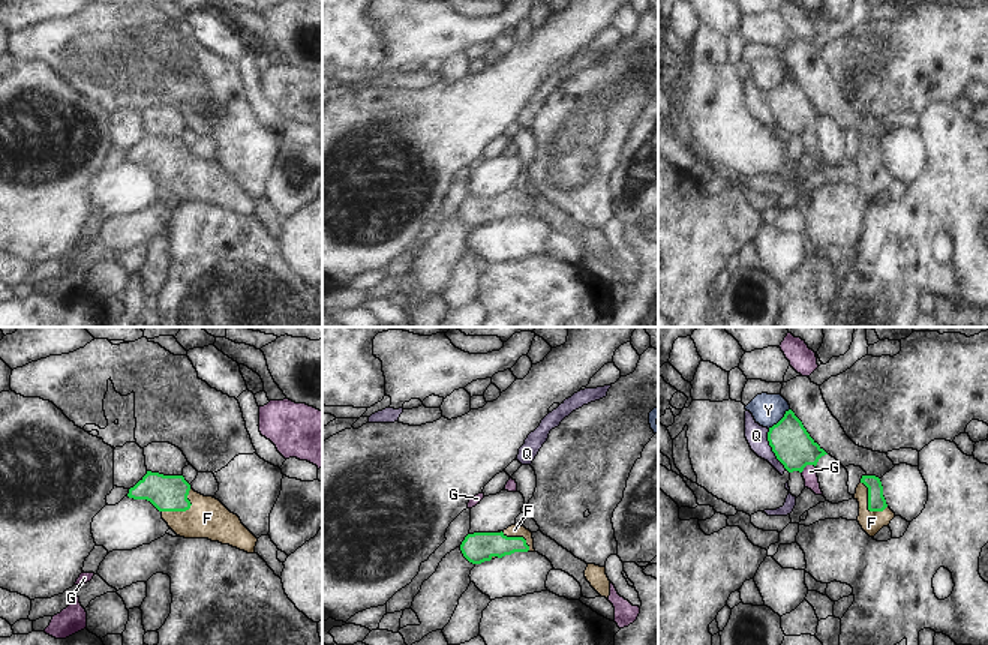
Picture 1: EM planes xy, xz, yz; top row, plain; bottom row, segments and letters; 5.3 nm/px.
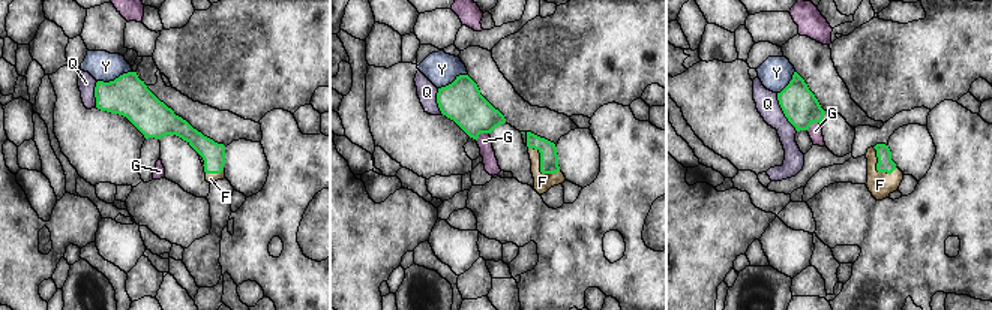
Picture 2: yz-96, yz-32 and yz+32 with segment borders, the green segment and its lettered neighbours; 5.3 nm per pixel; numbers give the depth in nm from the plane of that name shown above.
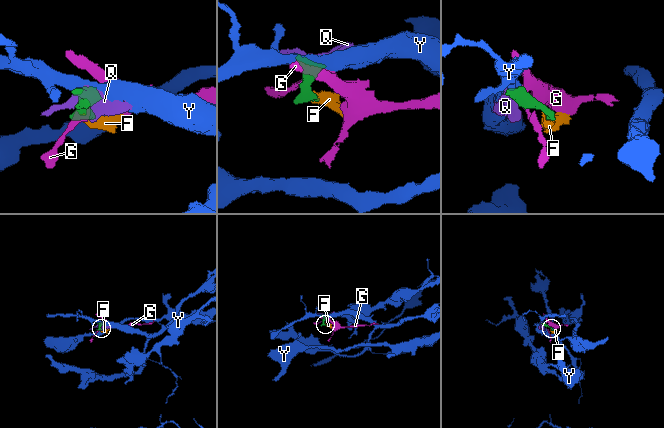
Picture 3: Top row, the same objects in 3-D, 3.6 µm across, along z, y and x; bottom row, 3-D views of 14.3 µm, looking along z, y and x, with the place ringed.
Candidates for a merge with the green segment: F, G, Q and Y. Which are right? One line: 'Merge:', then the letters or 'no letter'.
Merge: F

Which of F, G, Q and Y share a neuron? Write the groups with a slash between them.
F / G / Q / Y

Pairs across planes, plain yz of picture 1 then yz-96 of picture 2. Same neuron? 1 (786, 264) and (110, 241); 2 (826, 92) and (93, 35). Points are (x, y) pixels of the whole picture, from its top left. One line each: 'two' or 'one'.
1: one
2: two

